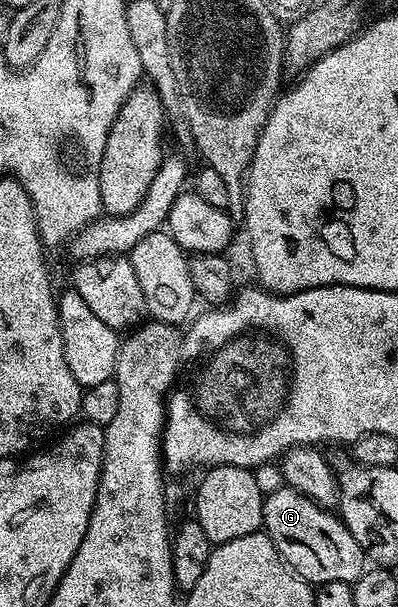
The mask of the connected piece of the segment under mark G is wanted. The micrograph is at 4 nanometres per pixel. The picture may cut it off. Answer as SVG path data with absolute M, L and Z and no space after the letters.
M290 488L267 494L264 499L263 532L280 552L280 558L292 572L313 586L335 581L355 582L366 568L366 558L358 539L350 535L335 512L315 505L306 495Z

